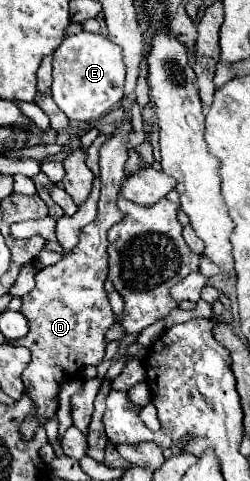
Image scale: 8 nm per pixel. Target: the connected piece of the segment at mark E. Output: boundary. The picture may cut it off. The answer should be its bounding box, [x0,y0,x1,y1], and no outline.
[52,31,126,121]

